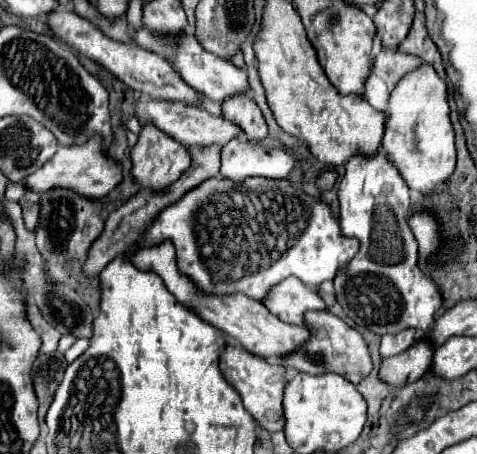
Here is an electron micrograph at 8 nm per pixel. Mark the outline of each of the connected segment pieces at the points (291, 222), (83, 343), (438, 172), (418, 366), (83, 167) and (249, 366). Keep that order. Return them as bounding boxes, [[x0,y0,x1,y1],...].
[[143,178,359,300],[65,340,89,364],[383,64,455,196],[379,342,433,386],[23,140,121,198],[219,344,287,432]]

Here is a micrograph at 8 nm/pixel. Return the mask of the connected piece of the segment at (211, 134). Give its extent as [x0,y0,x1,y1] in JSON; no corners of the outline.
[133,100,241,146]

